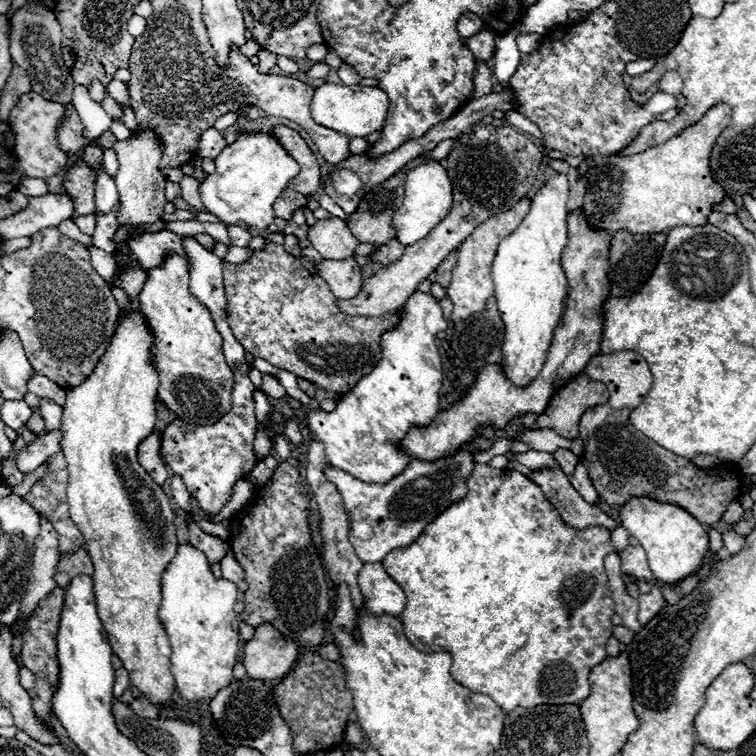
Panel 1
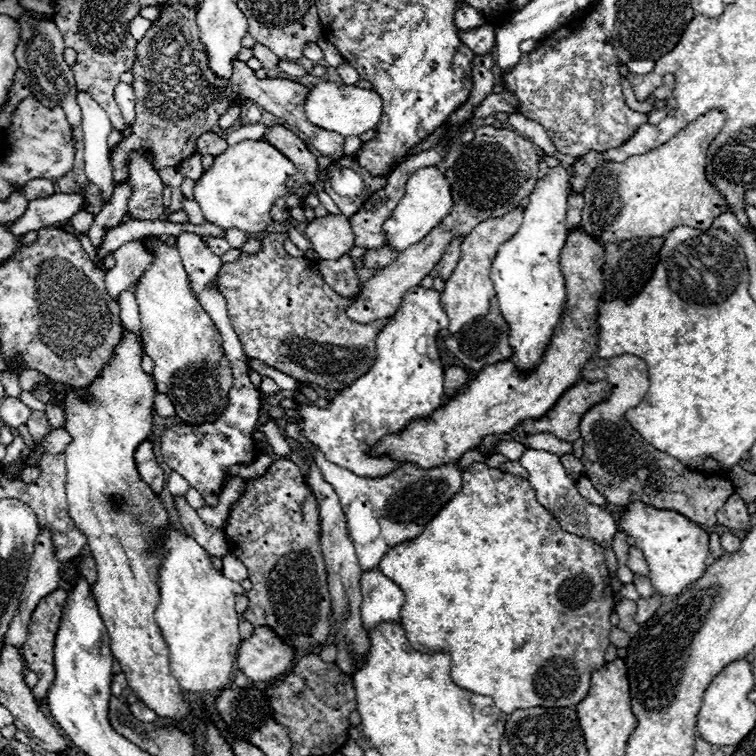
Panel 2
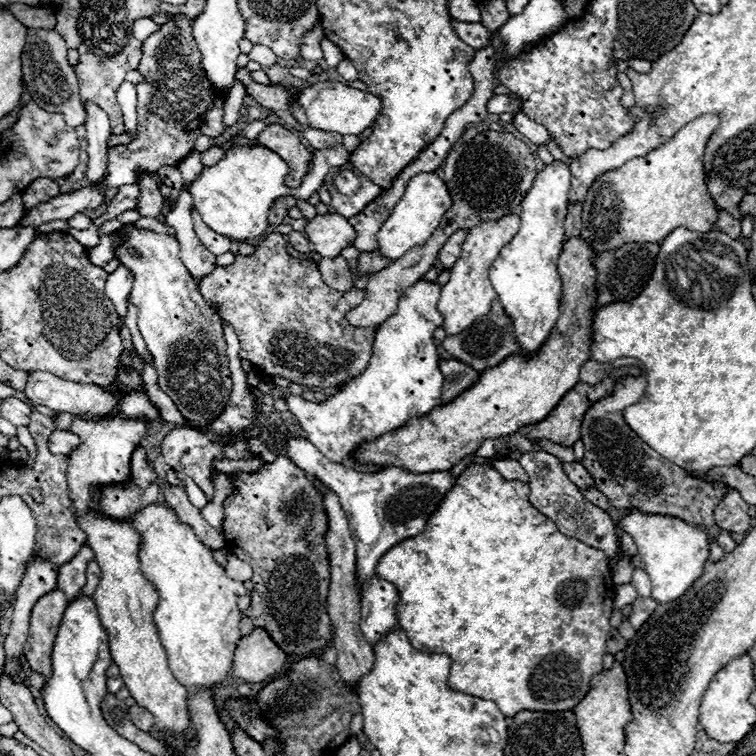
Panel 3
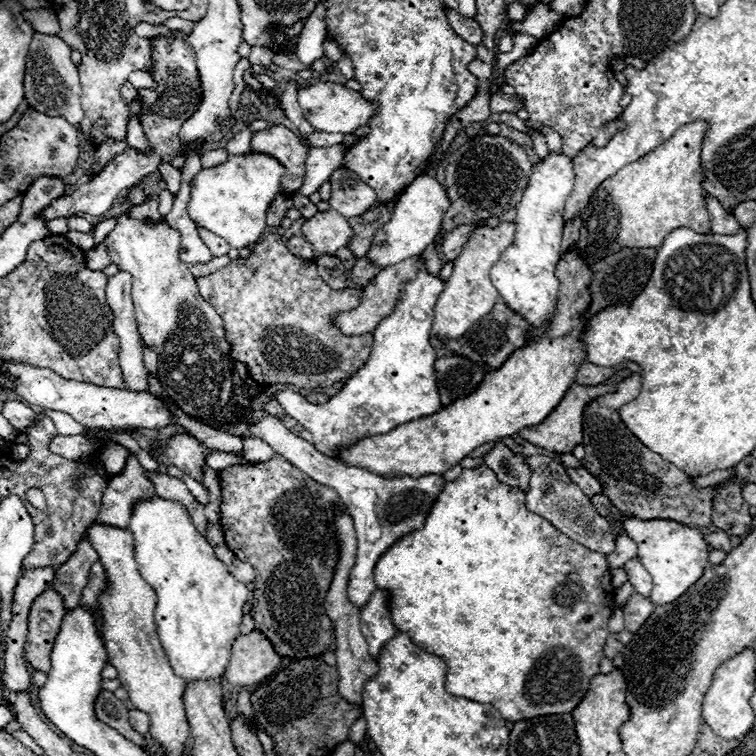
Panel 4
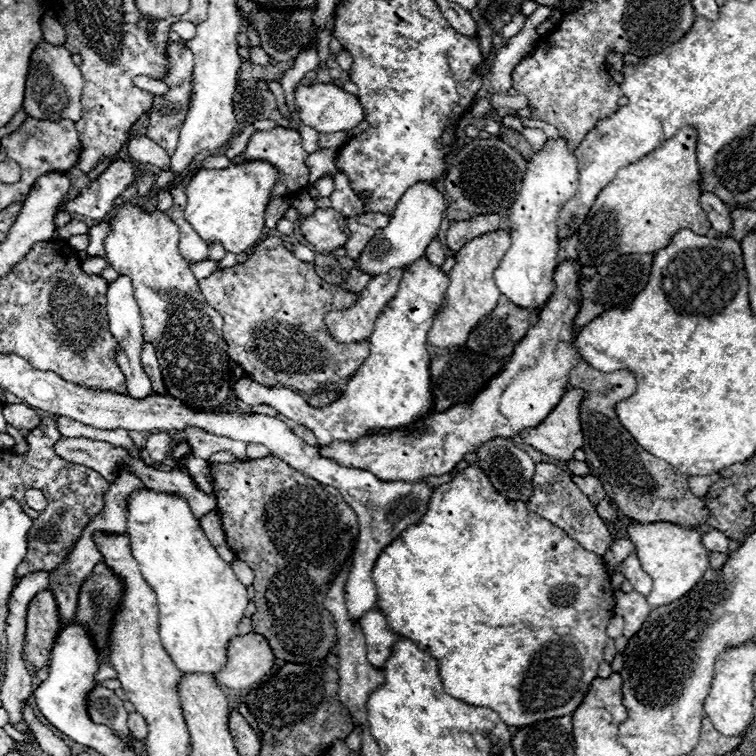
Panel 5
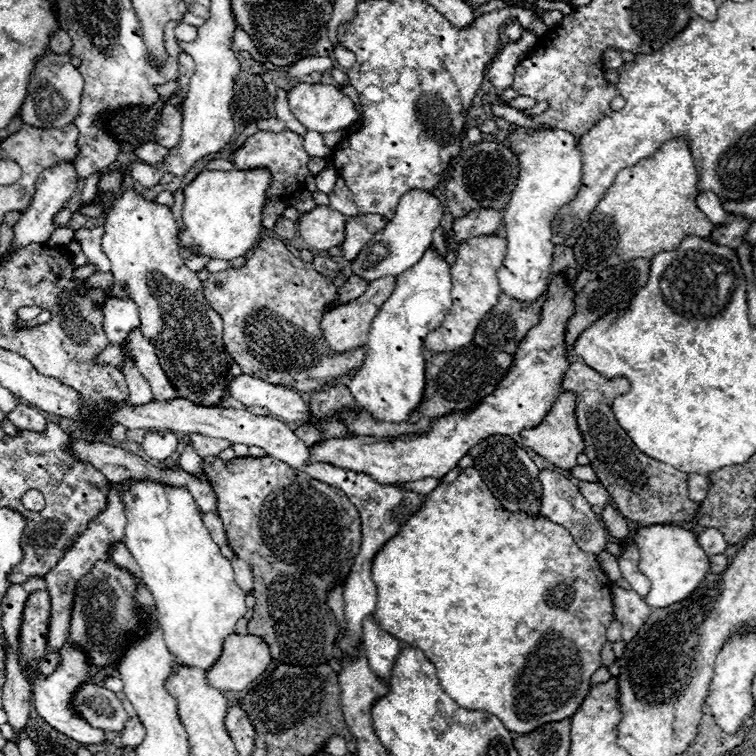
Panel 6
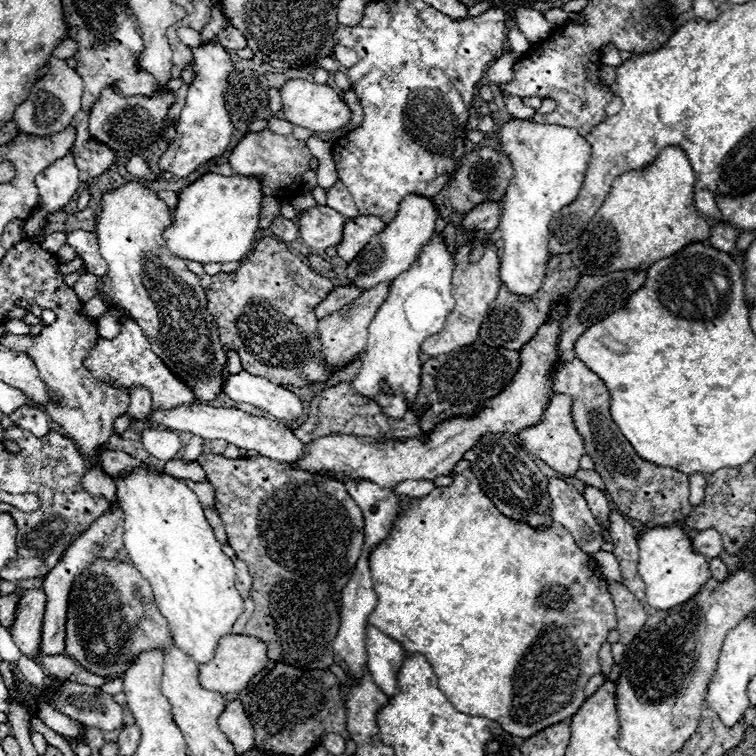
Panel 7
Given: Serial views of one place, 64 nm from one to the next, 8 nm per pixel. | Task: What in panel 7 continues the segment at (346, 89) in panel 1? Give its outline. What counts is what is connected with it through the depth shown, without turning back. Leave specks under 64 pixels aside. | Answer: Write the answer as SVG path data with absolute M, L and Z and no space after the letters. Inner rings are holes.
M288 80L280 88L280 96L282 96L286 120L296 126L304 126L312 132L334 132L334 130L346 126L352 118L348 104L338 96L338 92L334 88L330 88L326 84L314 84L308 80Z

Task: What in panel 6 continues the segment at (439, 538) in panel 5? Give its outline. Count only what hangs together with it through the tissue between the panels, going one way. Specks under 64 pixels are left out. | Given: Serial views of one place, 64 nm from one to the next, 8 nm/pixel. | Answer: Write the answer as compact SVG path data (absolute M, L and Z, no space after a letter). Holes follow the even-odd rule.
M476 468L462 470L462 474L454 482L440 484L436 490L432 490L426 496L424 506L376 554L372 562L372 580L378 588L378 606L374 610L374 618L380 622L380 626L392 636L400 638L404 644L410 644L422 650L430 658L430 662L436 666L442 690L454 702L458 702L462 708L468 708L468 710L484 710L484 712L496 714L510 732L524 734L546 722L572 716L588 694L592 674L602 666L600 652L606 642L606 628L614 620L614 612L612 612L610 600L606 598L608 576L604 574L598 558L594 554L580 550L566 528L546 518L530 518L526 512L504 510L500 500L496 500L492 492L486 488Z

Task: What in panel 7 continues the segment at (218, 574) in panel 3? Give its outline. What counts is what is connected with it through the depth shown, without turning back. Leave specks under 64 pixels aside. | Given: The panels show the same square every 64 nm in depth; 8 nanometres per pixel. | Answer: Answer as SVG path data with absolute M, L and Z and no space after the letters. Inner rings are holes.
M138 468L130 476L122 476L118 480L116 496L120 500L120 508L124 512L124 550L130 556L132 564L138 572L150 582L156 606L160 614L168 620L168 628L172 632L174 644L186 654L192 656L196 664L206 664L212 660L218 640L230 634L234 622L244 612L244 600L234 586L234 564L222 552L212 528L204 518L204 510L196 498L196 494L174 476L168 476L160 470L144 470Z

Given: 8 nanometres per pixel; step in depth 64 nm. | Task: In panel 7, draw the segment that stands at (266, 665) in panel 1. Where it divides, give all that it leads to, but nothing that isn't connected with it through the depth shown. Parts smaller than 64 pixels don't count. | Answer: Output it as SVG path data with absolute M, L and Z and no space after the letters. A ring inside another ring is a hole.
M228 634L222 636L216 648L214 658L208 664L200 666L200 684L208 690L230 694L230 692L240 692L248 686L248 682L264 670L268 662L266 654L266 644L260 638L254 636L240 636L240 634Z

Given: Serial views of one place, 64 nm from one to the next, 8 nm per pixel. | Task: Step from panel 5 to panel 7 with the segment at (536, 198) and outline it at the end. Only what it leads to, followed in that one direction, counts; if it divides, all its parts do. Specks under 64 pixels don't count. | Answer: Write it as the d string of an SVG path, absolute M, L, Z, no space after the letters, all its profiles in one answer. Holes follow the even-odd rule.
M510 120L500 128L500 150L508 154L514 166L498 226L502 236L500 280L508 292L532 296L542 288L550 260L548 224L558 210L578 196L590 158L590 144L572 128L536 124L532 120Z

